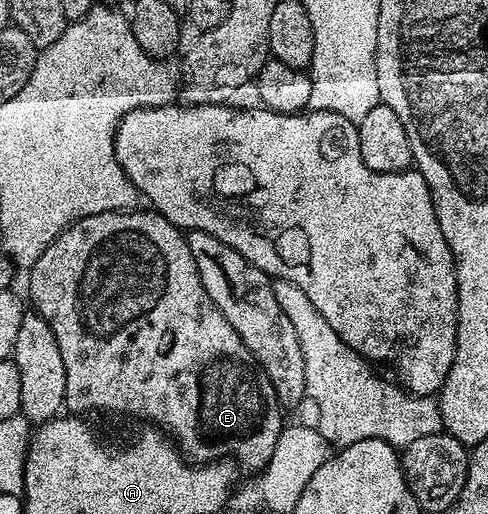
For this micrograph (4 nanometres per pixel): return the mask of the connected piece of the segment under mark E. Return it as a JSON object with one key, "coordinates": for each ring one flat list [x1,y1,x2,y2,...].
{"coordinates":[[136,208,130,212,114,210,104,214,85,216,77,220,29,268,31,274,27,278,27,290,31,293,34,313,40,314,52,329,57,340,57,348,61,350,61,361,65,364,65,400,64,407,75,416,92,416,91,414,132,414,140,418,143,424,150,424,168,435,179,447,179,453,195,464,206,464,216,460,231,459,237,463,238,469,262,472,269,464,269,456,273,456,273,448,277,448,277,440,285,425,284,409,279,405,273,384,269,384,267,373,259,366,259,362,245,348,241,336,221,316,221,312,209,300,205,288,201,284,201,276,197,272,197,264,193,260,193,252,189,252,184,231,174,226,154,212]]}

